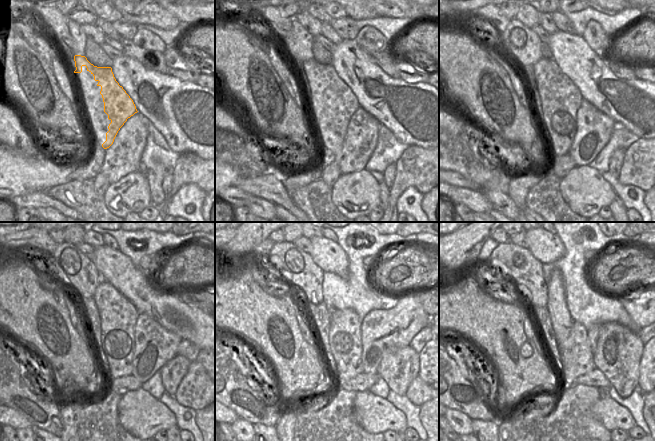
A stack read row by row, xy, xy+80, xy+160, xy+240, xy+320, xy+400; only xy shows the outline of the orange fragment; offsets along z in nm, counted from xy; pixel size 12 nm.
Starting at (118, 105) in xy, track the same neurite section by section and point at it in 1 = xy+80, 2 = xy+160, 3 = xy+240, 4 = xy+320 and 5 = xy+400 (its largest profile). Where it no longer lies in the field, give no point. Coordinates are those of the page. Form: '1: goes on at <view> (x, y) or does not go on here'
1: goes on at xy+80 (342, 103)
2: goes on at xy+160 (566, 98)
3: goes on at xy+240 (120, 315)
4: goes on at xy+320 (344, 337)
5: goes on at xy+400 (584, 360)

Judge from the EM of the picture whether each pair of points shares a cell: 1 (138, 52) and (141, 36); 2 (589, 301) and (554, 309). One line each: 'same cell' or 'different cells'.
1: different cells
2: different cells

